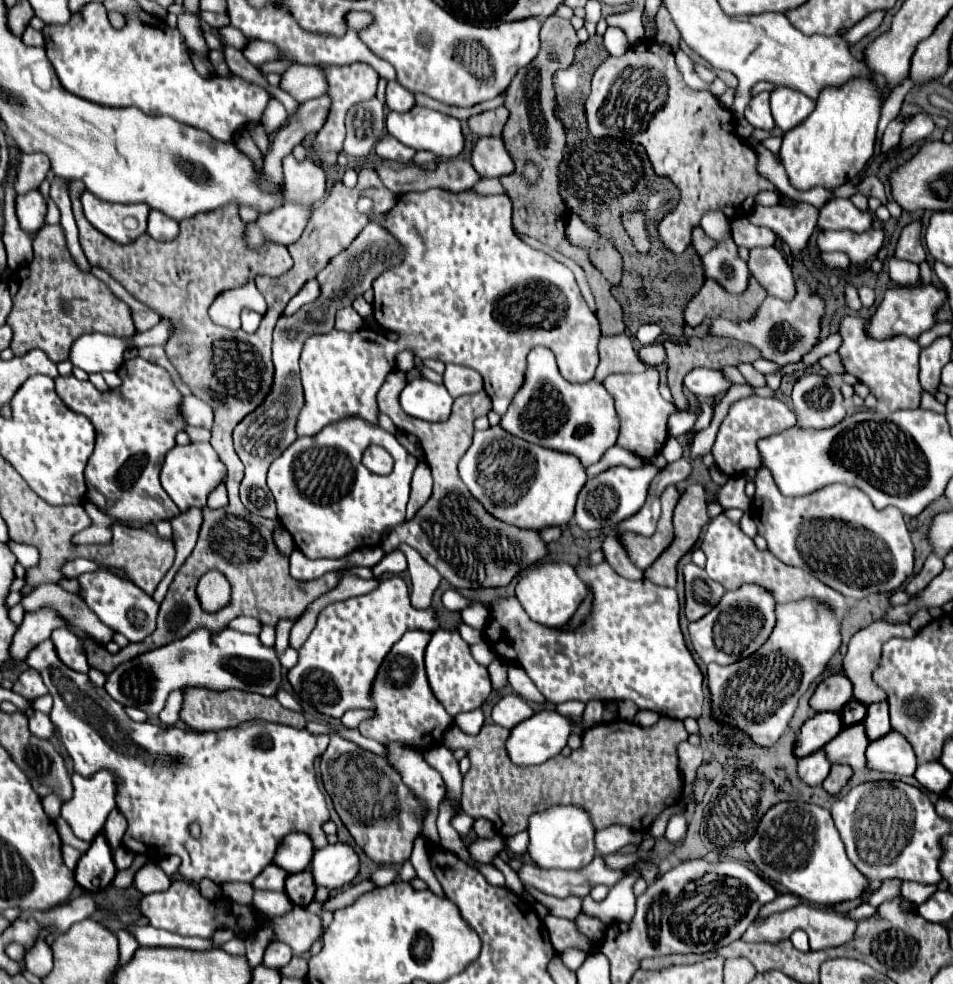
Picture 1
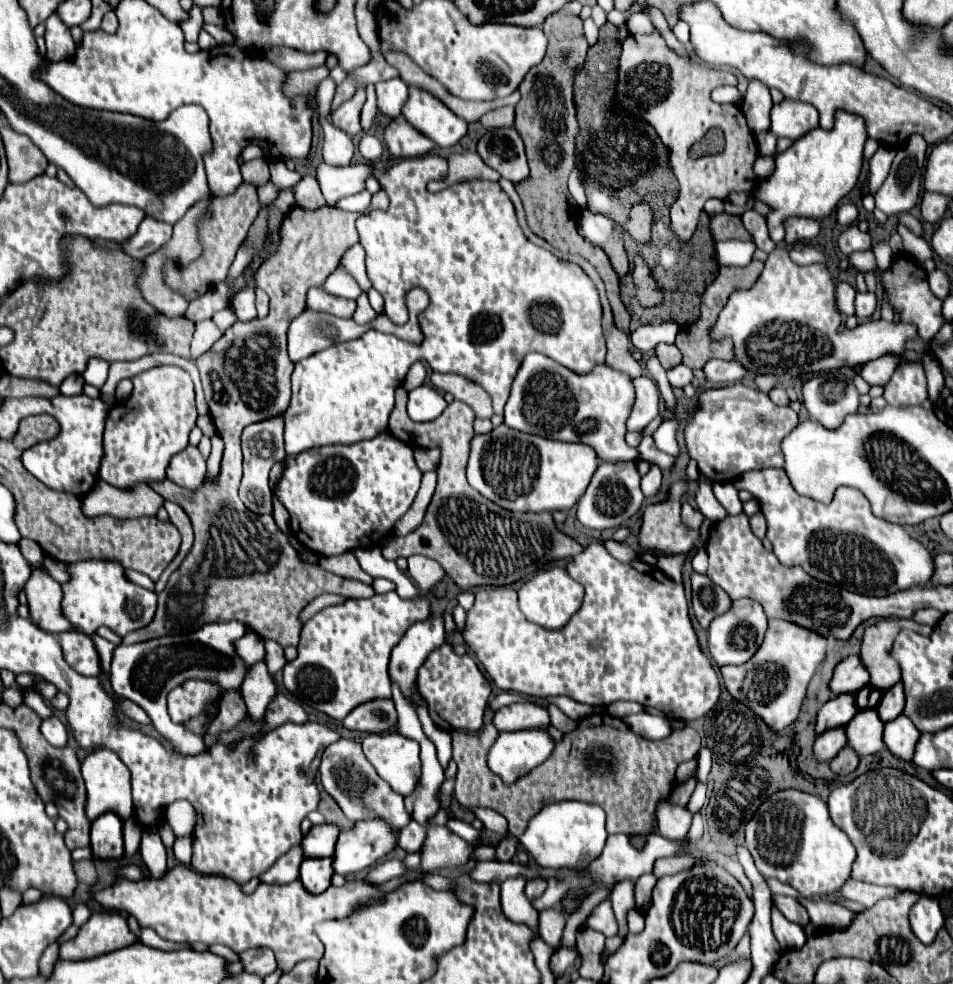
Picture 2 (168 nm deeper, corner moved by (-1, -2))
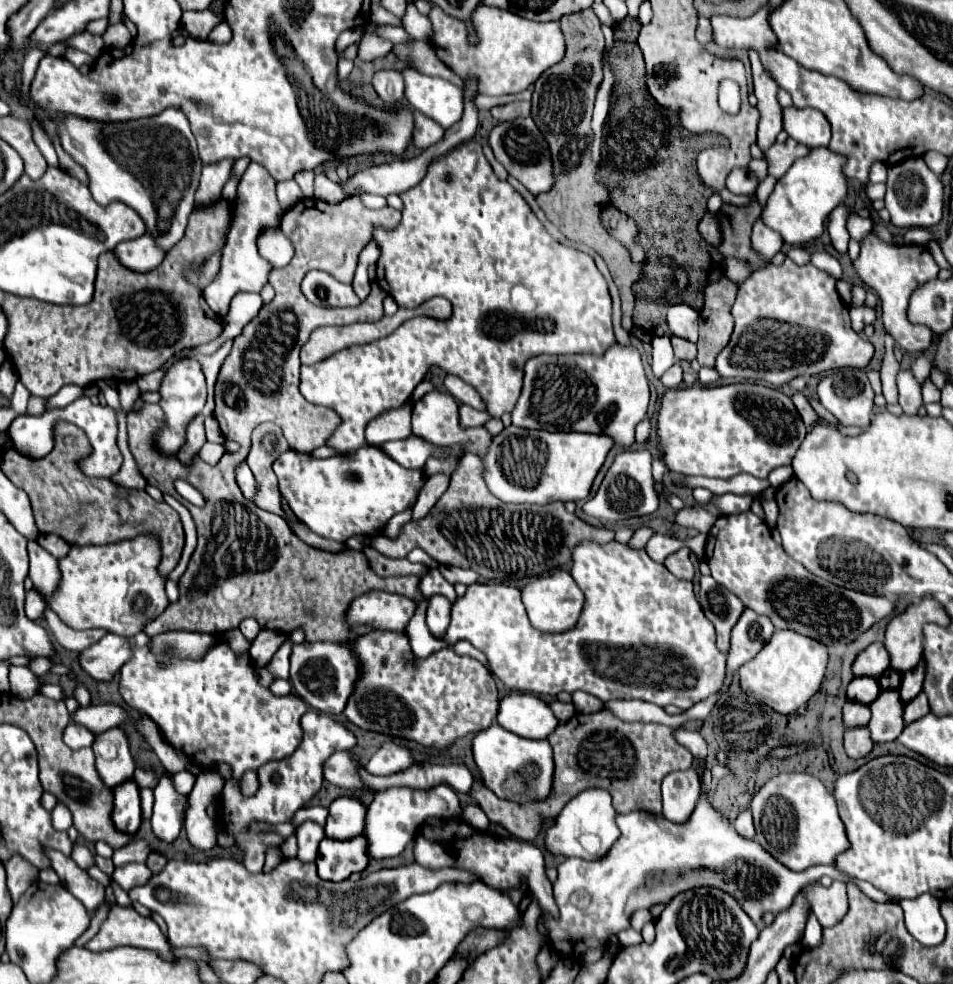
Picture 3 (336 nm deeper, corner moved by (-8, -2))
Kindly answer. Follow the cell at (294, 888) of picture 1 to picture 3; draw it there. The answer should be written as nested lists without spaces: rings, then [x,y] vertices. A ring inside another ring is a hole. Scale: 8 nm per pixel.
[[[355,836],[351,840],[323,838],[317,852],[317,868],[323,880],[345,880],[353,872],[361,872],[369,866],[371,858],[367,854],[367,840]]]

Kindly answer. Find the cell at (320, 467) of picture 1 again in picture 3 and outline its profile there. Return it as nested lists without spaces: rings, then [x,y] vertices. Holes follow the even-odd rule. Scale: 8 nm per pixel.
[[[363,446],[345,456],[313,458],[307,452],[287,450],[273,462],[279,488],[293,514],[315,534],[345,542],[353,534],[373,538],[385,524],[409,508],[425,482],[419,470],[407,470],[375,446]]]

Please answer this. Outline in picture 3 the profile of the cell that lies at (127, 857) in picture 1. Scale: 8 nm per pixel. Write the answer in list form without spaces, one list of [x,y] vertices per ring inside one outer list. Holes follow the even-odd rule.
[[[141,788],[141,808],[143,808],[143,820],[151,818],[151,808],[153,808],[153,790],[151,788]]]

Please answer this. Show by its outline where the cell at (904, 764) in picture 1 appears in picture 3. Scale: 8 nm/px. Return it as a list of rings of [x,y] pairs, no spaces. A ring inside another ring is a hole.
[[[919,692],[911,702],[907,702],[905,706],[905,724],[907,722],[913,722],[915,718],[923,718],[925,714],[931,712],[931,706],[929,706],[929,700],[925,696],[925,692]]]

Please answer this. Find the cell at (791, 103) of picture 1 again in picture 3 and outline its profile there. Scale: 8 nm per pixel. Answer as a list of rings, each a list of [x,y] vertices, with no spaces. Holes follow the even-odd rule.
[[[793,106],[785,108],[783,128],[791,138],[809,148],[827,146],[831,140],[831,126],[819,110],[799,110]]]

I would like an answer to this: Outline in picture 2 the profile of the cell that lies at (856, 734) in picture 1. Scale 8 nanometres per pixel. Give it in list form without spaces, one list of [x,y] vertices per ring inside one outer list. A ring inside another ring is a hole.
[[[874,708],[872,710],[860,710],[852,718],[852,722],[848,722],[848,726],[844,730],[846,730],[848,746],[860,758],[884,750],[884,742],[882,742],[884,724],[880,722],[880,718],[878,718]]]

